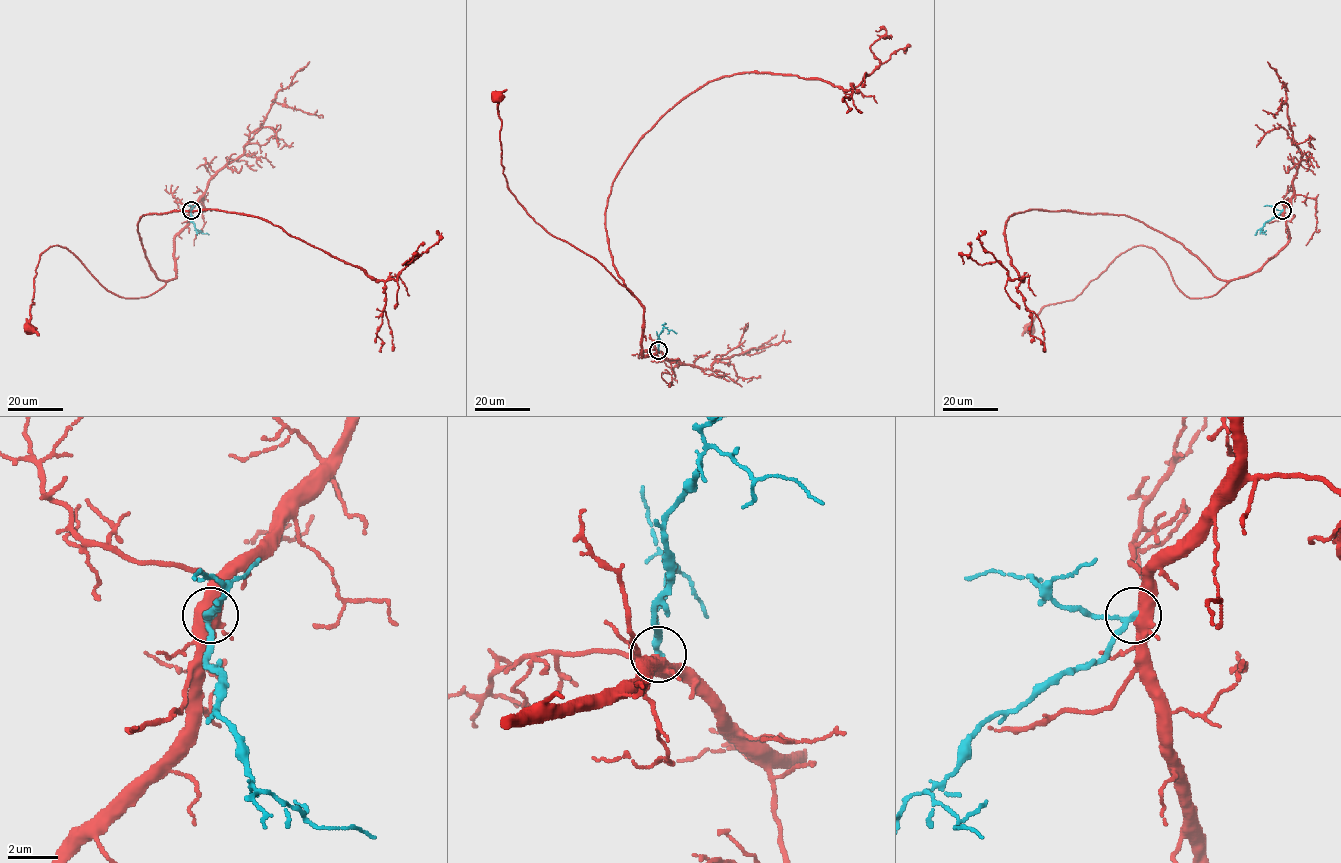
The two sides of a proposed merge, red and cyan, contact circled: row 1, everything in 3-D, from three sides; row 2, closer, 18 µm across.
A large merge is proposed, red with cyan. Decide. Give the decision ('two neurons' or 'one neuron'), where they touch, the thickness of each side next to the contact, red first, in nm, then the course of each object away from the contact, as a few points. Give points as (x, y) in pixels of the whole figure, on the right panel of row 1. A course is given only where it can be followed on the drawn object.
two neurons | (1282, 210) | 480/190 nm | red via (1282, 210), (1289, 241), (1217, 293), (1189, 298), (1153, 249), (1137, 245), (1074, 298), (1046, 305), (1029, 328) | cyan via (1282, 210), (1260, 229), (1266, 234)

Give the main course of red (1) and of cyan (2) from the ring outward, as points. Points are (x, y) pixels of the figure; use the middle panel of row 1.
1: (658, 350), (642, 356), (643, 308), (631, 291), (592, 257), (550, 234), (511, 192), (503, 173), (495, 97)
2: (658, 350), (659, 334), (664, 327), (676, 333)

